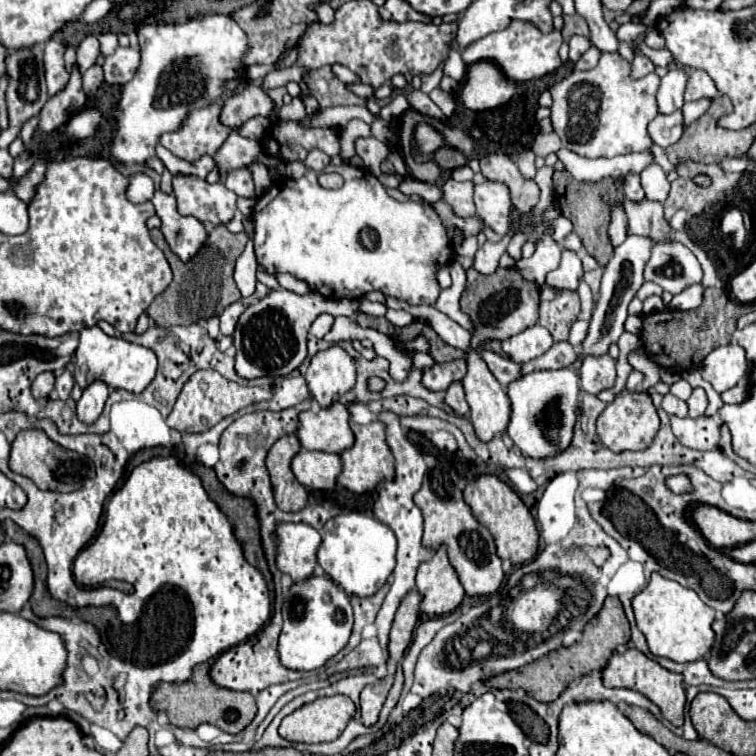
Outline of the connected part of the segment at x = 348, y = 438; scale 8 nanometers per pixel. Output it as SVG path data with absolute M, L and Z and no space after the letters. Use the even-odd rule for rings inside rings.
M335 402L329 408L313 406L299 414L297 438L305 450L321 450L341 454L353 446L353 432L349 428L349 410Z

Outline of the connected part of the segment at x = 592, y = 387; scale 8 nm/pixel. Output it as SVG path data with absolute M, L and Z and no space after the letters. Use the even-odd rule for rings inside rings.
M587 354L581 360L579 368L579 384L589 394L599 394L603 390L613 388L616 378L616 364L609 354L592 356Z

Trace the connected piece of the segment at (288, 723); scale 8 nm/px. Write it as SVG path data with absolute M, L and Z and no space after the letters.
M325 696L301 706L283 718L279 734L289 742L331 742L355 714L355 704L347 696Z

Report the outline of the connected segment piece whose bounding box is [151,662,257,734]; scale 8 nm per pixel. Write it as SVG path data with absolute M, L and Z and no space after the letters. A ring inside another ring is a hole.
M209 662L197 664L193 668L193 676L187 682L171 682L171 684L159 684L157 690L151 696L151 706L155 710L167 712L169 720L177 728L197 728L203 722L219 726L223 732L237 734L241 732L257 712L255 698L249 692L235 692L227 688L219 688L209 678Z

